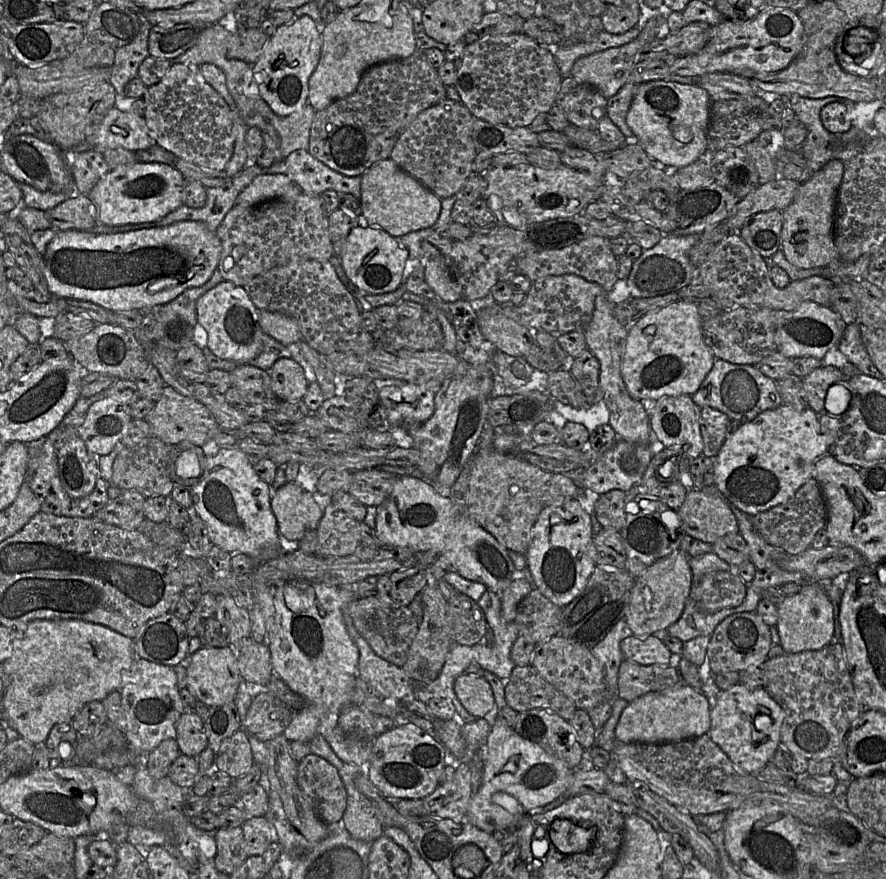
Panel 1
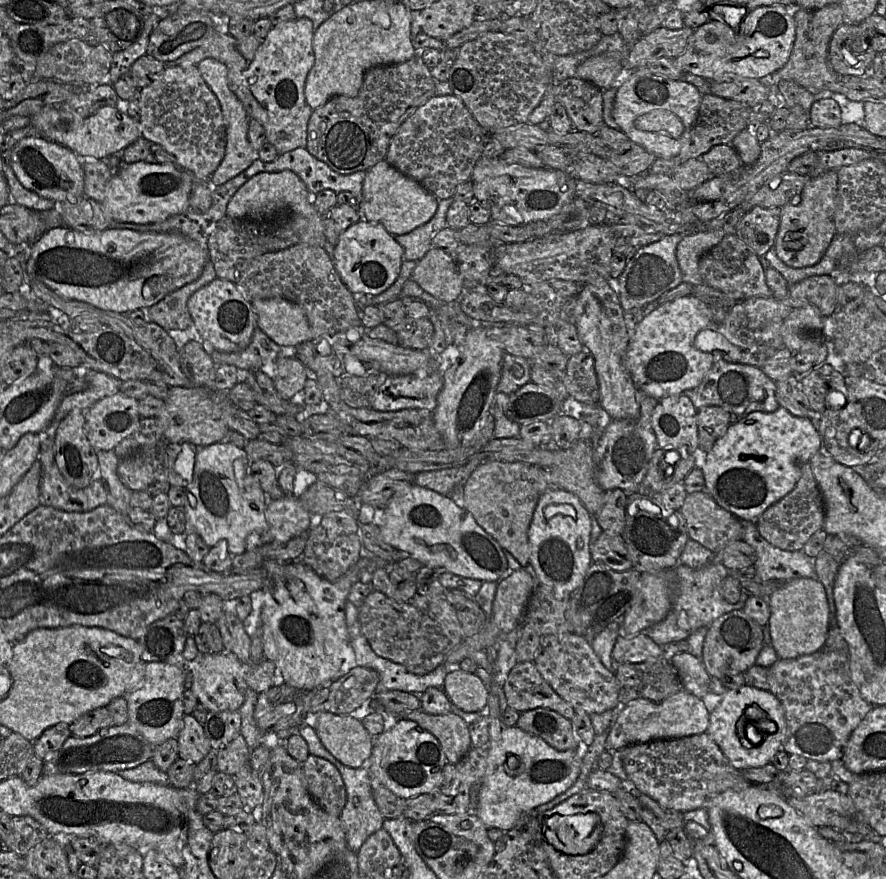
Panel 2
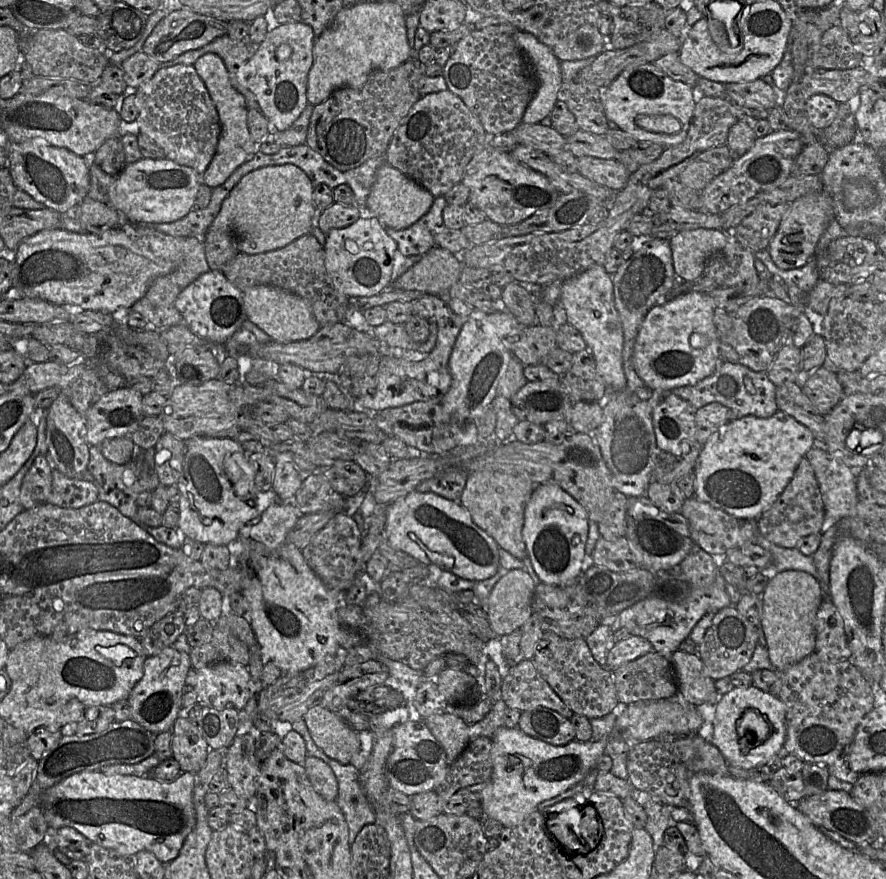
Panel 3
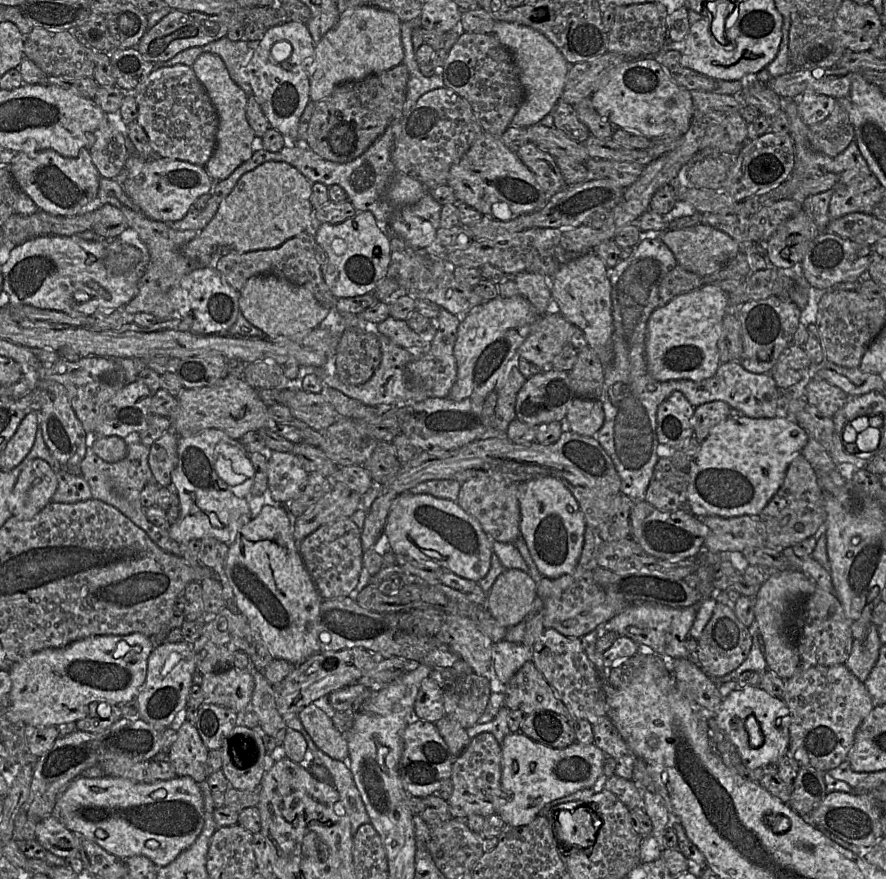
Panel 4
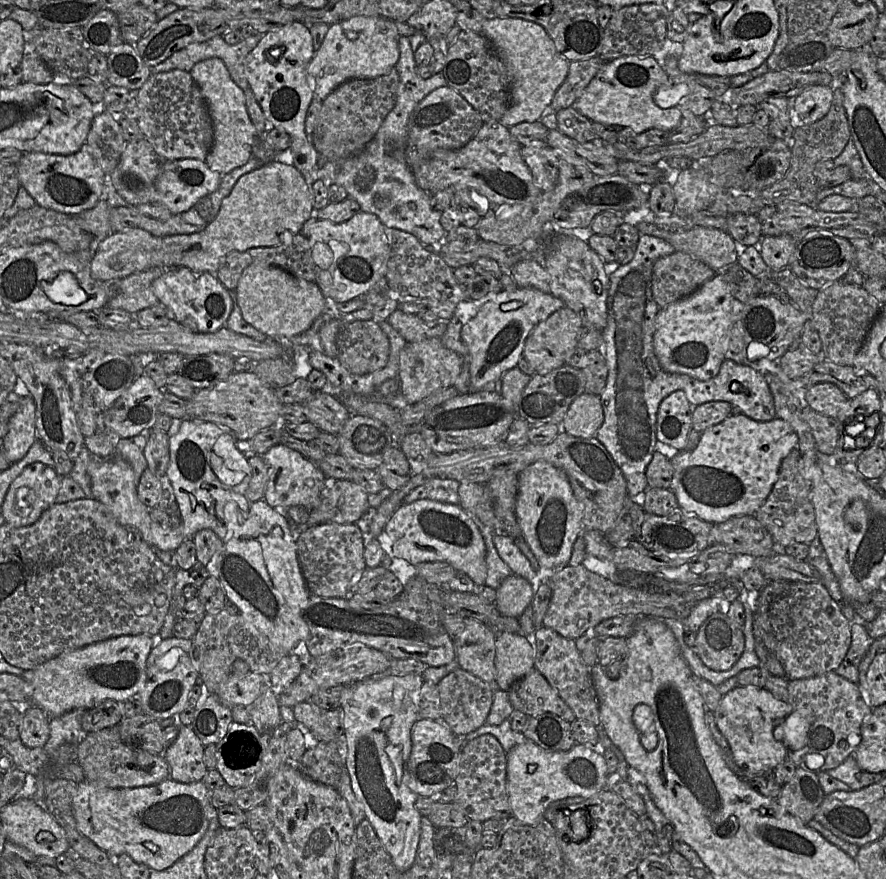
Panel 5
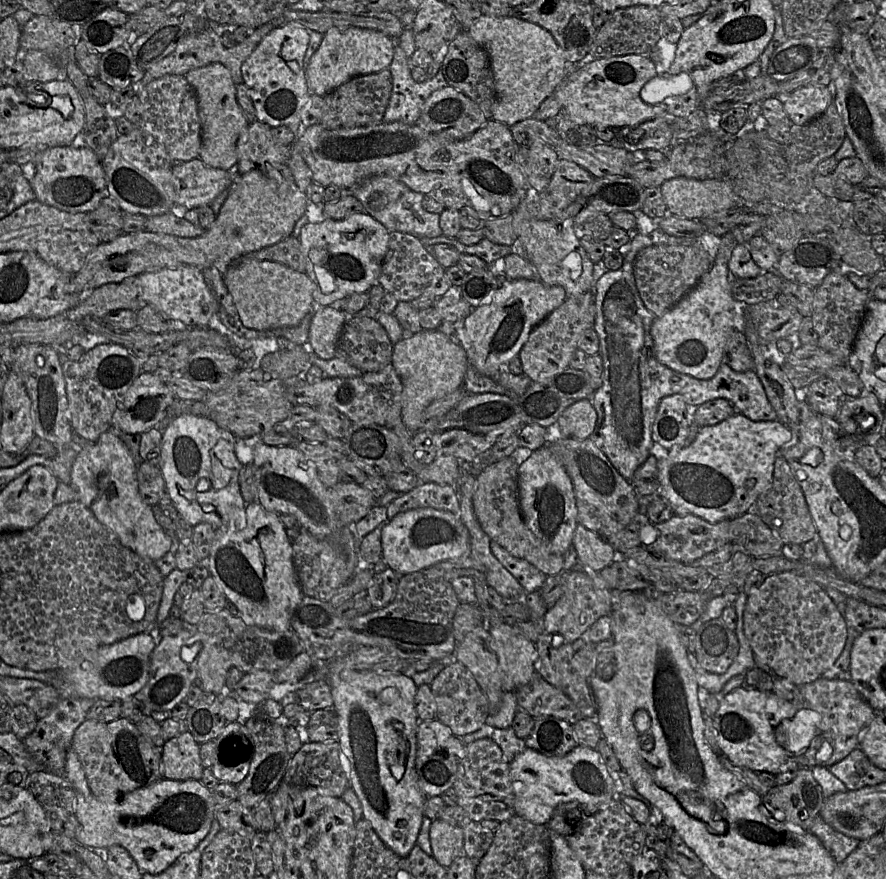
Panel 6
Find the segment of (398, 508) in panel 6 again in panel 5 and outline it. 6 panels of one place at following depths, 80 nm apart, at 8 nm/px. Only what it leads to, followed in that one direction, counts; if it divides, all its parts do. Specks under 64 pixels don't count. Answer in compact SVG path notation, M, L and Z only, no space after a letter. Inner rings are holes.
M429 479L425 484L412 490L404 498L403 504L410 504L421 499L430 499L442 503L459 505L459 485L458 481L452 479Z

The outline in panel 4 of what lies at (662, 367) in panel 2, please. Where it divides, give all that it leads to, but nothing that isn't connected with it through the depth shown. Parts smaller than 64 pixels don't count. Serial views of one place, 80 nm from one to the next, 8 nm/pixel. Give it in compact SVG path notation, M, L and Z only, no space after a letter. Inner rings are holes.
M710 284L676 296L658 307L647 326L645 355L651 377L660 382L680 379L700 382L713 377L721 364L718 340L723 318L729 311L729 294Z

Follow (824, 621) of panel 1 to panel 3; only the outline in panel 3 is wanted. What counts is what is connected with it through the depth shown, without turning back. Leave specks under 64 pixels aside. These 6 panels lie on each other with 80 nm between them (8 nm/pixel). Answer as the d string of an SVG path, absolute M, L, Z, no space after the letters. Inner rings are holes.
M787 570L768 581L761 594L763 612L761 625L766 648L773 668L778 672L811 655L815 651L816 613L823 601L823 592L817 579L803 571Z

